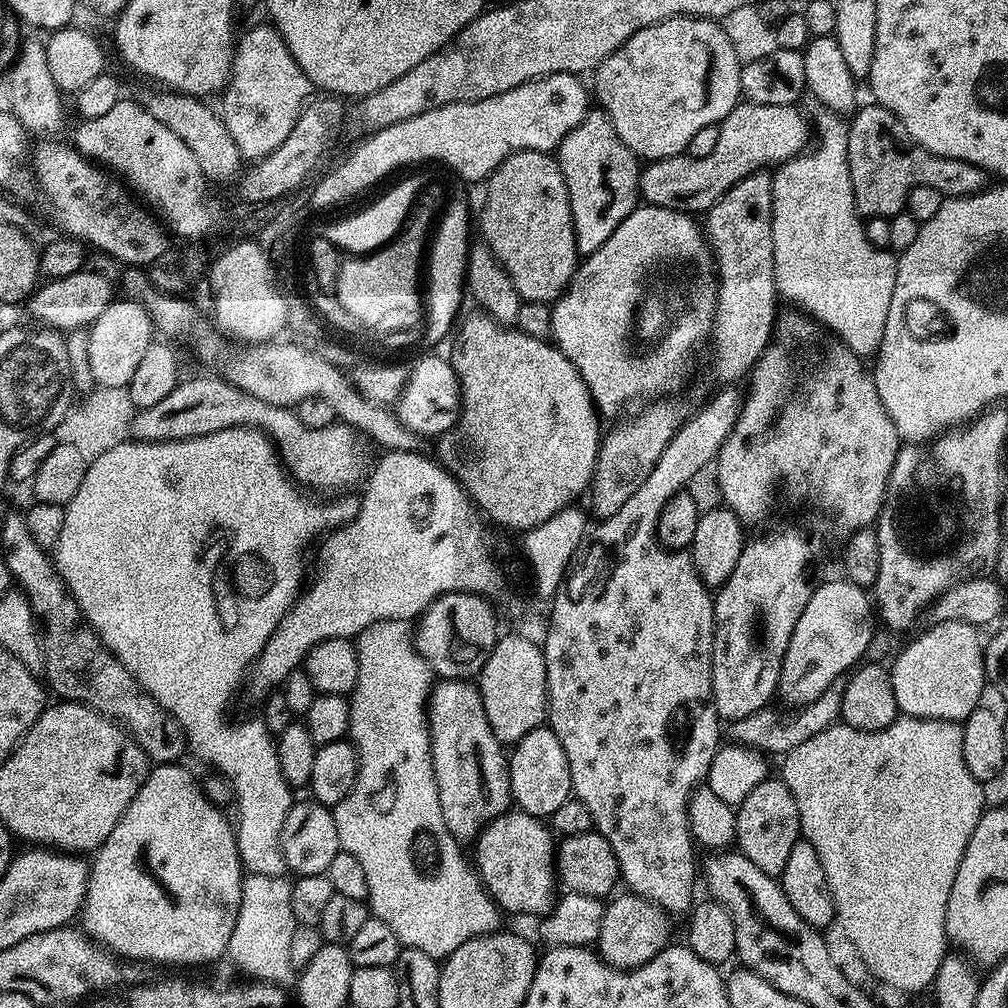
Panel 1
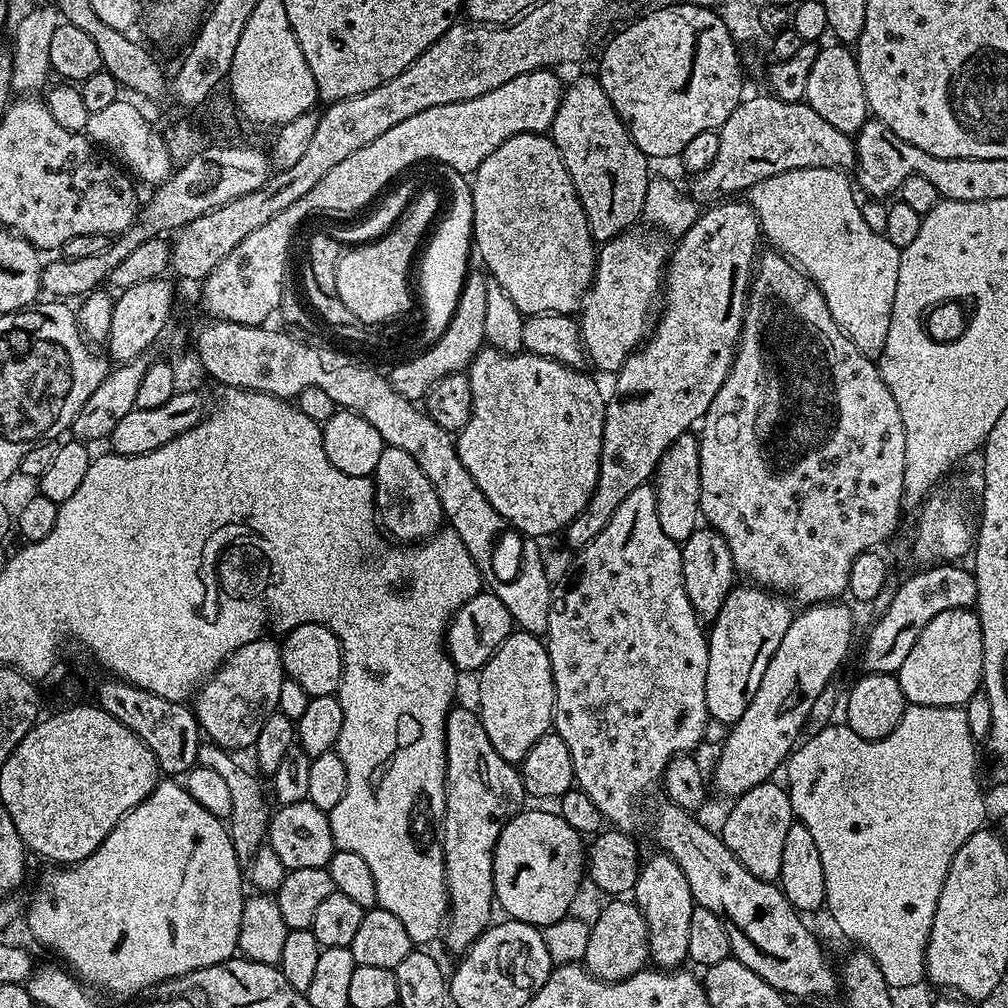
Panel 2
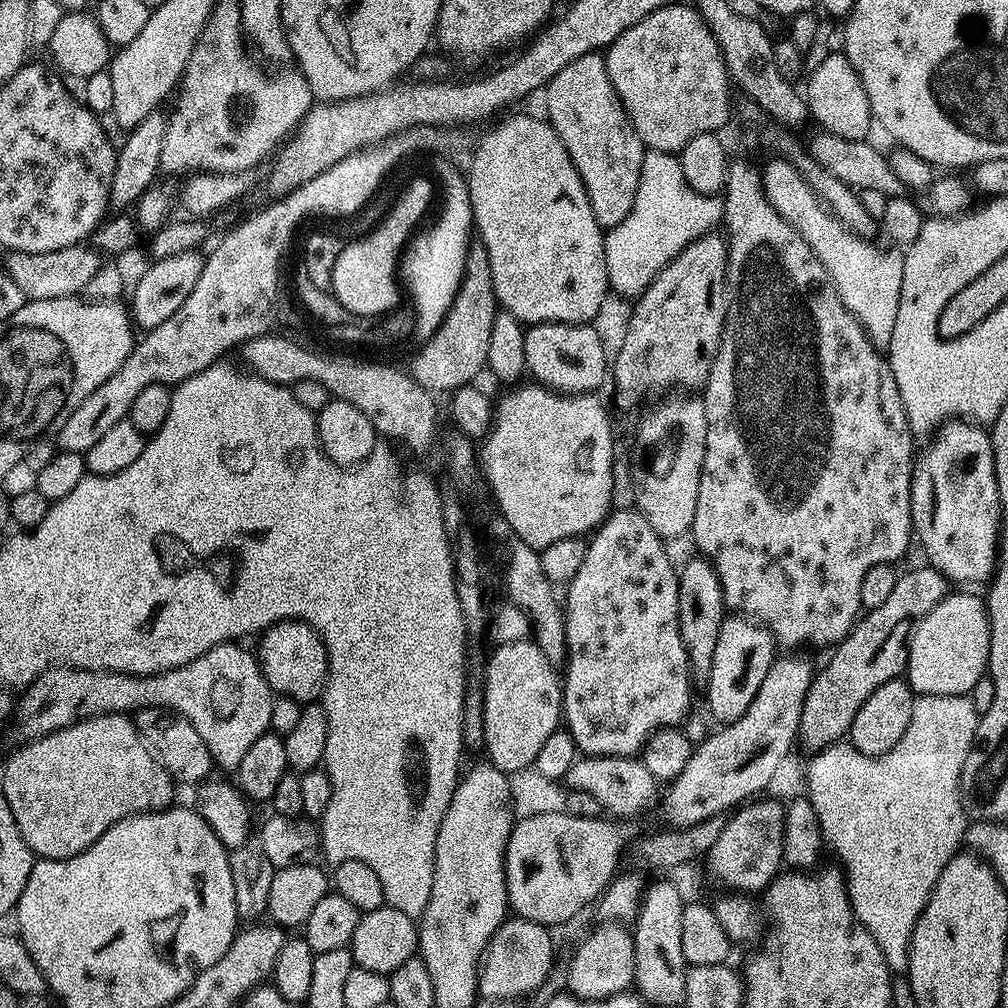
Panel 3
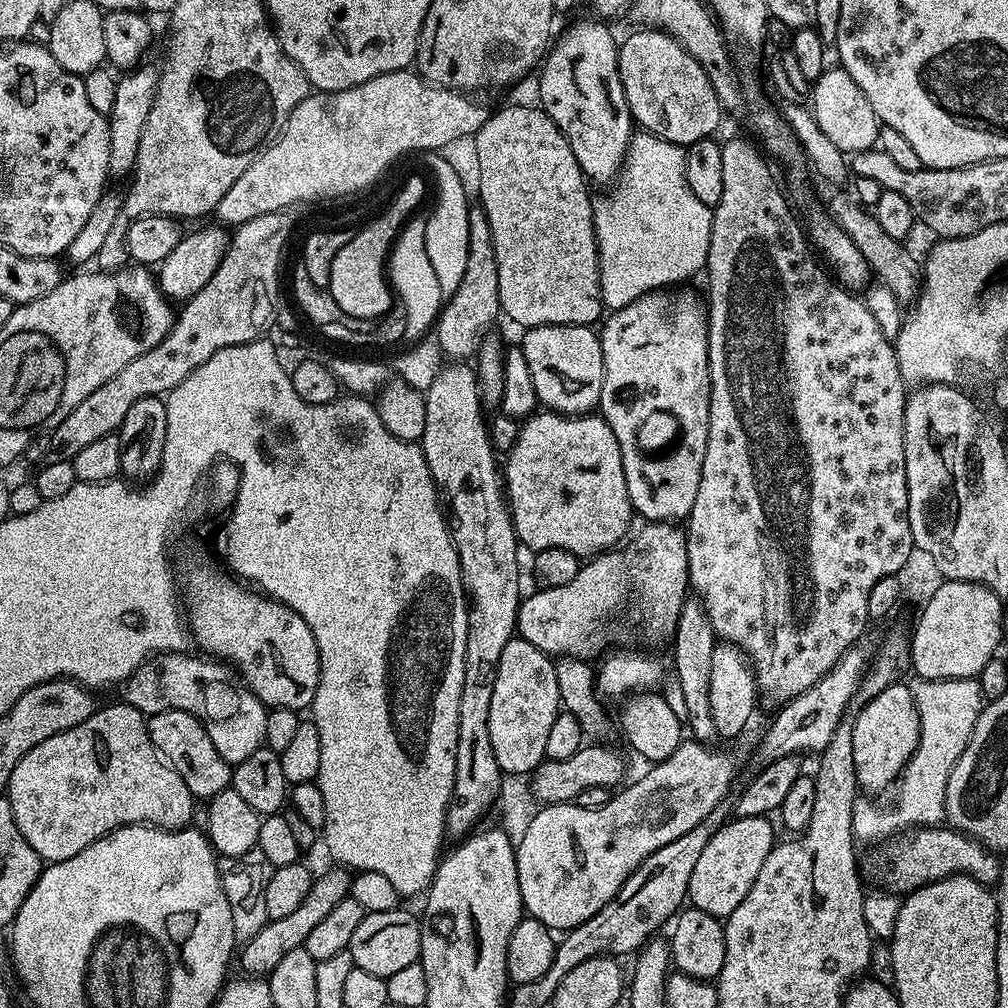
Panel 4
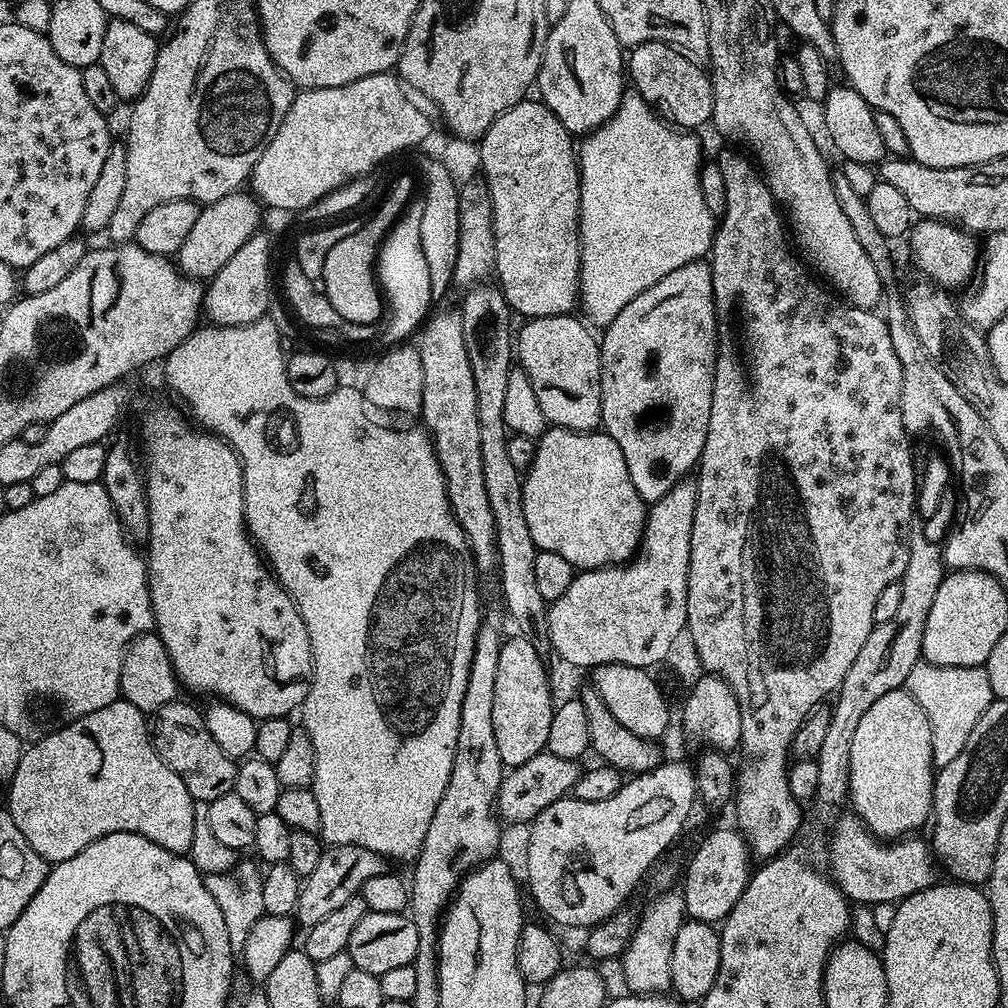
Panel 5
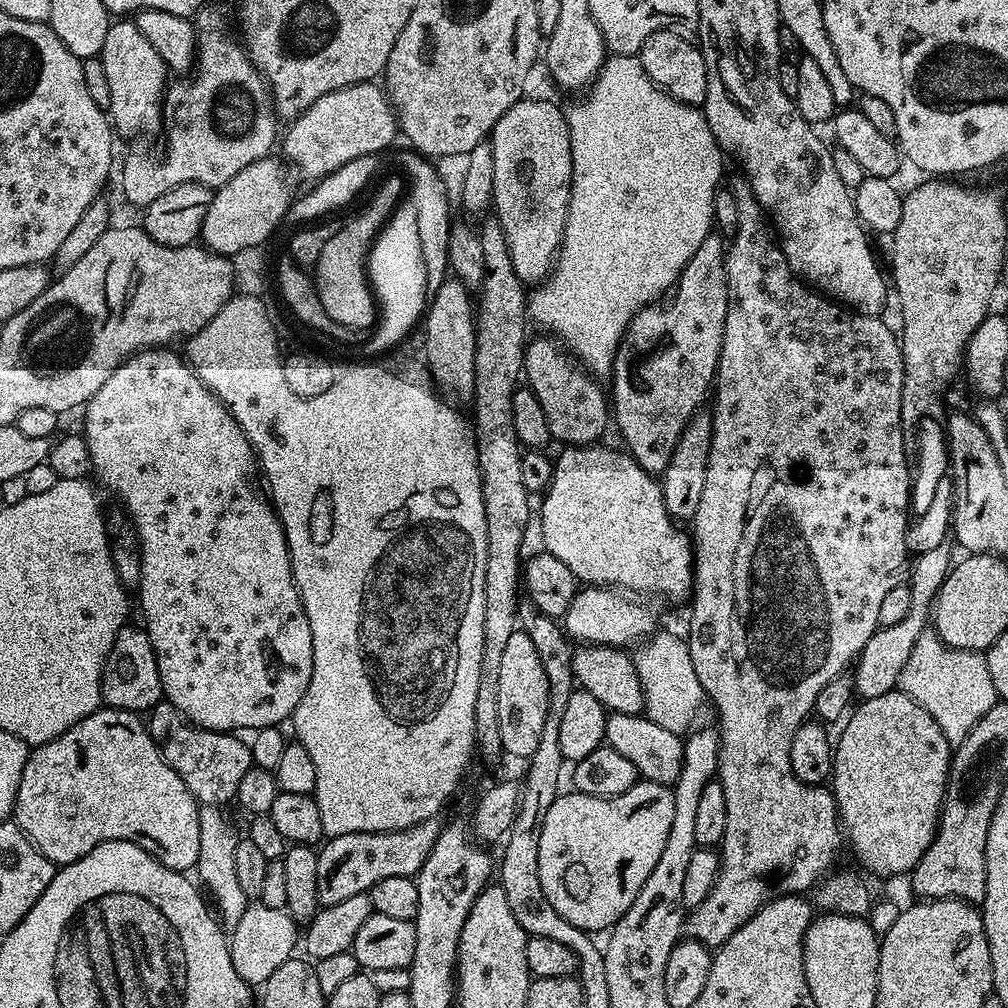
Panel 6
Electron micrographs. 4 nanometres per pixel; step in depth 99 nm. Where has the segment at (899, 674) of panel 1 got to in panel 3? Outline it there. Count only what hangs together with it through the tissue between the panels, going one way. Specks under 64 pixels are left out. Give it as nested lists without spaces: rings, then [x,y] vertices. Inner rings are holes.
[[[956,590],[945,596],[930,614],[923,616],[912,629],[908,642],[908,667],[906,679],[913,693],[929,696],[936,693],[971,693],[972,688],[986,674],[990,654],[990,622],[988,610],[983,599],[971,596],[971,591]]]

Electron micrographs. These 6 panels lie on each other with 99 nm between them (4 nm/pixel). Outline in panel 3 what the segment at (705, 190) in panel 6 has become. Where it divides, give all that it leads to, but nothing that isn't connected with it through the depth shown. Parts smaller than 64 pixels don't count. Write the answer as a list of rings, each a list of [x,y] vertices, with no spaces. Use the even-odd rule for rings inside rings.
[[[645,151],[642,162],[642,174],[640,185],[634,198],[634,206],[618,226],[607,229],[604,237],[604,249],[606,250],[606,270],[608,271],[608,287],[613,293],[620,296],[632,296],[638,298],[650,286],[650,282],[675,256],[690,242],[694,242],[699,236],[707,236],[712,228],[724,219],[724,205],[715,196],[703,196],[694,190],[690,190],[690,182],[682,174],[679,155],[671,152]]]

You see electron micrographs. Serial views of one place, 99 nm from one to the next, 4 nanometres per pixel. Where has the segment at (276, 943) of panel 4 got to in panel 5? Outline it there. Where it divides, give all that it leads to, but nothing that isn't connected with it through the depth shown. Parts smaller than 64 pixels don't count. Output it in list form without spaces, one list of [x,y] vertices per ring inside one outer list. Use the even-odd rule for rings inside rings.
[[[335,846],[325,847],[322,858],[318,858],[318,866],[309,876],[303,877],[300,885],[300,897],[296,903],[294,920],[301,929],[307,930],[318,926],[322,918],[334,914],[360,894],[362,886],[370,882],[370,878],[378,878],[386,870],[385,857],[379,856],[374,850],[366,850],[362,846]]]

